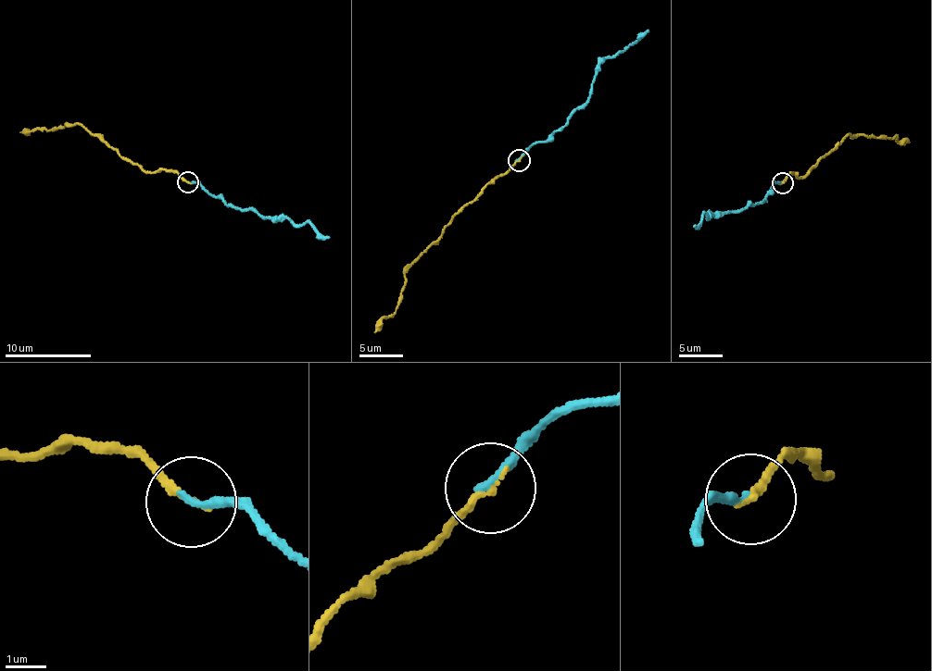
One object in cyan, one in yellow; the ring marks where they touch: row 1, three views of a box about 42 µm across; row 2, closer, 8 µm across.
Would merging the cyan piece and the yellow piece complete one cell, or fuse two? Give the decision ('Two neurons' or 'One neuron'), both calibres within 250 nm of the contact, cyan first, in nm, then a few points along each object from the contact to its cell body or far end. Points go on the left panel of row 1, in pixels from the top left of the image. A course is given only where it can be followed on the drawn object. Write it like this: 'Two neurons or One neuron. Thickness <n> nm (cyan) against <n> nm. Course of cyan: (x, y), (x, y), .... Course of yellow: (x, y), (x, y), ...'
One neuron. Thickness 220 nm (cyan) against 170 nm. Course of cyan: (186, 181), (193, 180), (235, 208), (249, 208), (260, 215), (308, 223), (330, 238). Course of yellow: (186, 181), (173, 171), (150, 173), (134, 165), (76, 123), (67, 123), (55, 130), (19, 132)

